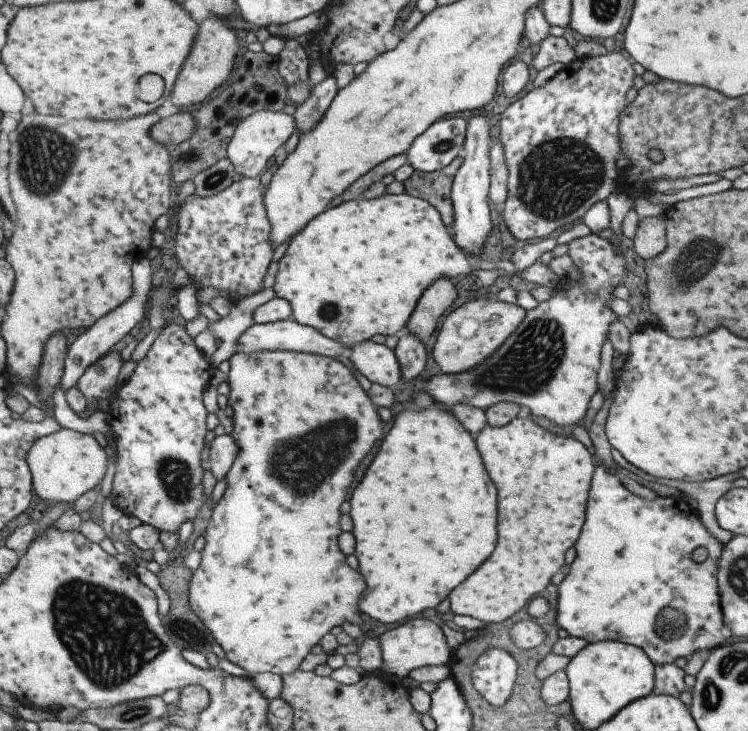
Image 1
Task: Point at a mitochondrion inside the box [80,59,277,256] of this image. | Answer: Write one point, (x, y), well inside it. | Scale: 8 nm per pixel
(189, 157)

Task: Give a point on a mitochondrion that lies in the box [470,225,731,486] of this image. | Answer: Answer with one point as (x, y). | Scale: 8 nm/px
(697, 258)

